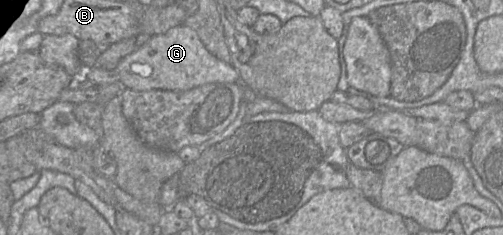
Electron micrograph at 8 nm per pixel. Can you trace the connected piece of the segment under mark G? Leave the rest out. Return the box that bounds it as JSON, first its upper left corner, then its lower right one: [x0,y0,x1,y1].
[116,23,240,91]

